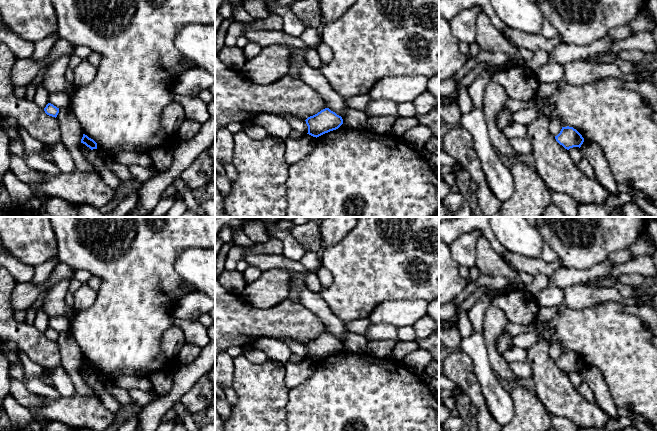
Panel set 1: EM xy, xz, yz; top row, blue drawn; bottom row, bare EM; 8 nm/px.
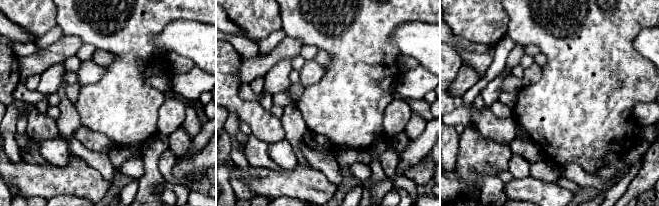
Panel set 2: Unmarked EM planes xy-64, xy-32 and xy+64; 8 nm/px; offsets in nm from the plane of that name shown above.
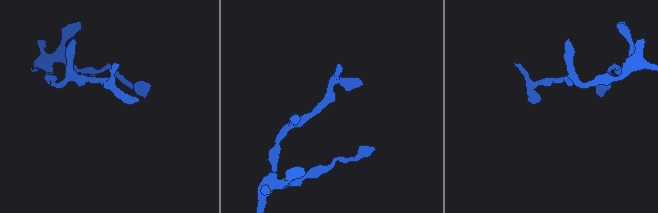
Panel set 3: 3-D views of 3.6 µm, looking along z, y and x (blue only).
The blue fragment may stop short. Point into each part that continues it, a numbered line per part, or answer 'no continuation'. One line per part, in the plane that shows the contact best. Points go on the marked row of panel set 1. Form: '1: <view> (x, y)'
no continuation

